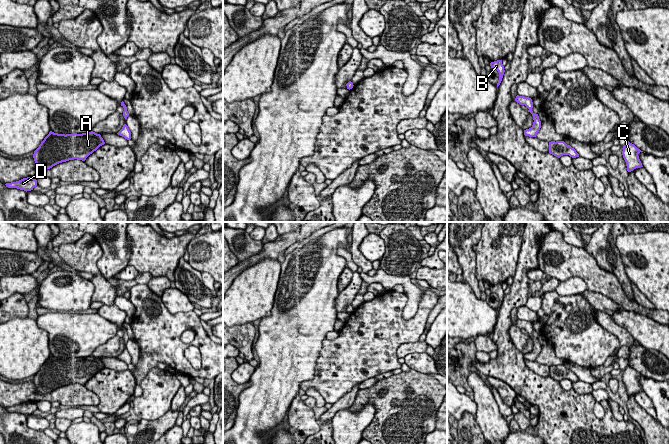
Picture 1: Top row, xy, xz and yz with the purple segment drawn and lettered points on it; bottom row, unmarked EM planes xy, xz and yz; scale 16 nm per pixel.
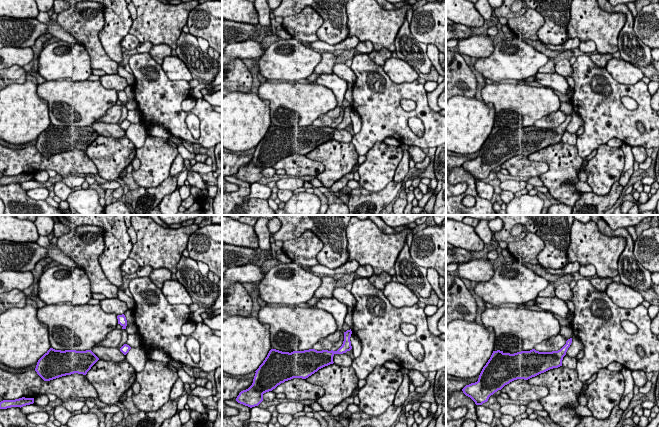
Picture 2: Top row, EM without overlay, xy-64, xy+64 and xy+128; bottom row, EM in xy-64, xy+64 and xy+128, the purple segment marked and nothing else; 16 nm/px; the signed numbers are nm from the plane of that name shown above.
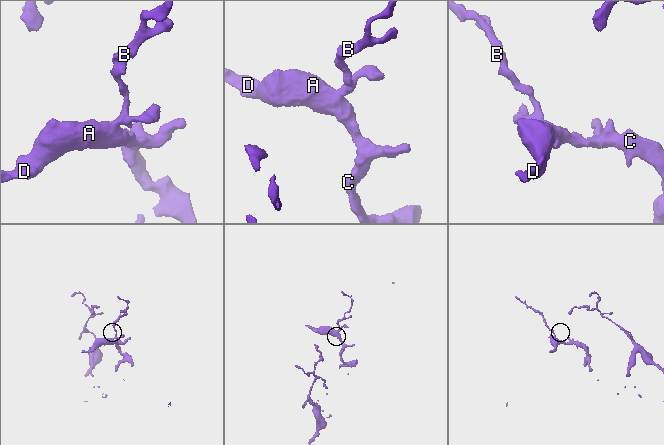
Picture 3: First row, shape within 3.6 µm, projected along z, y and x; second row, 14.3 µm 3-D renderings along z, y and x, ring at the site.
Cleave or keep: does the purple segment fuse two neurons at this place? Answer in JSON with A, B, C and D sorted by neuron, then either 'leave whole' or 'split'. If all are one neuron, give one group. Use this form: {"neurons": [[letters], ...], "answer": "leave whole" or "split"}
{"neurons": [["A", "B", "C", "D"]], "answer": "leave whole"}

